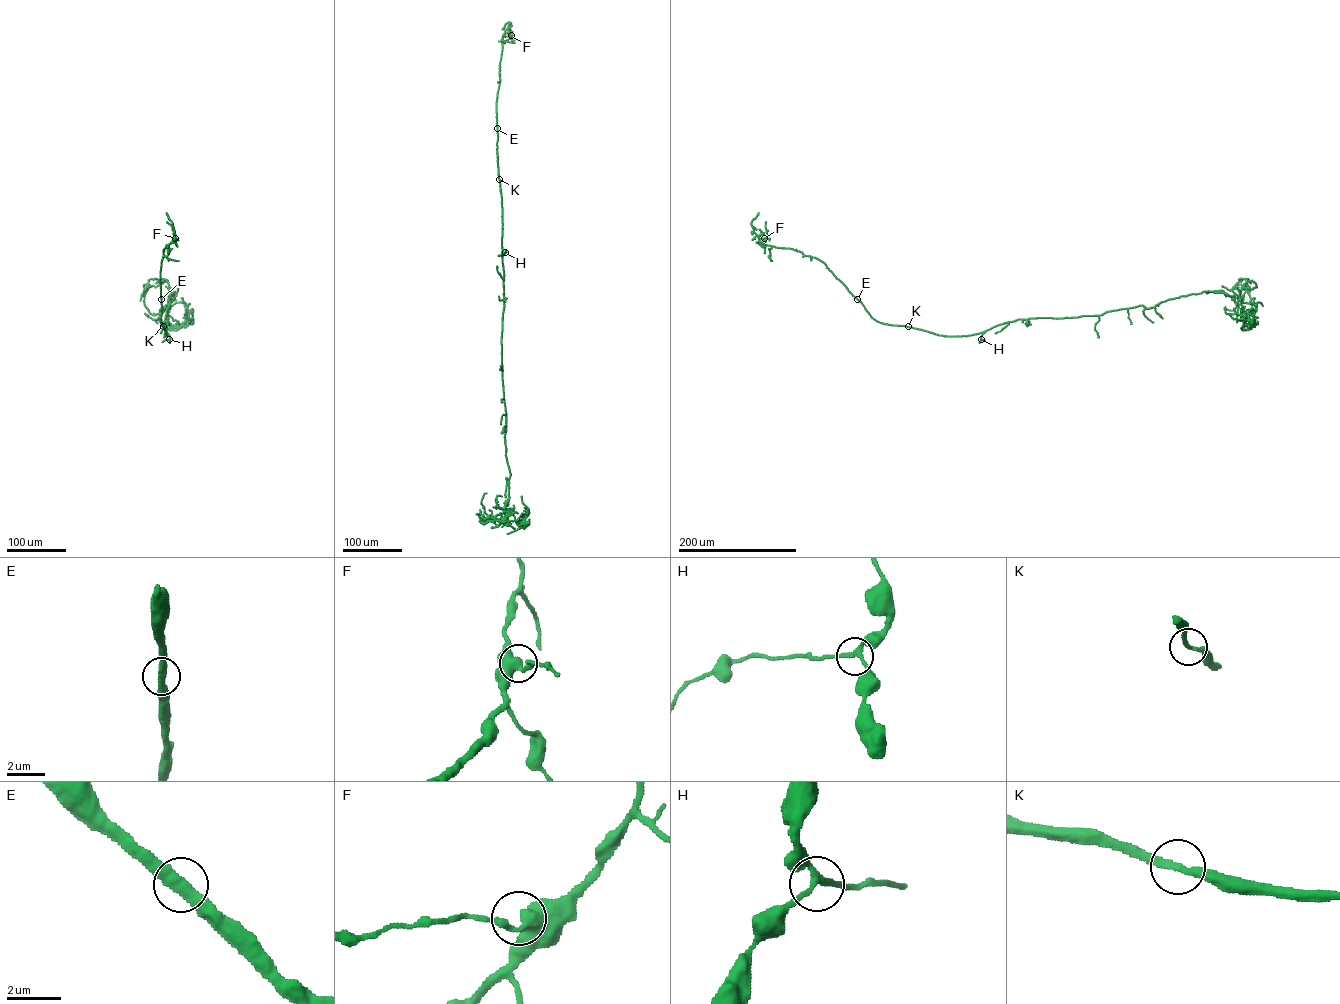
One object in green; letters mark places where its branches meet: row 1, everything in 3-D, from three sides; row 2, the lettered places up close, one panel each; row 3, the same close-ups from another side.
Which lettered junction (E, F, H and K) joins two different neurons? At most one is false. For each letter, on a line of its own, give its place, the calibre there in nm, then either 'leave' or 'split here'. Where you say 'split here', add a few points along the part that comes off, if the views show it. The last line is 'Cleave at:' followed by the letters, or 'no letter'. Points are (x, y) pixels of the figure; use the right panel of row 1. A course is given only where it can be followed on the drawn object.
E: (857, 299) | 440 nm | leave
F: (764, 238) | 440 nm | leave
H: (981, 339) | 190 nm | leave
K: (908, 326) | 240 nm | leave
Cleave at: no letter

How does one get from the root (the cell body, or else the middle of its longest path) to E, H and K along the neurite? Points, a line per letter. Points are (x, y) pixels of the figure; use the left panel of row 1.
E: (190, 322), (179, 324), (167, 314), (173, 291), (165, 317), (168, 318), (166, 336), (161, 322), (161, 299)
H: (190, 322), (179, 324), (167, 314), (173, 291), (165, 317), (168, 318), (166, 331), (169, 339)
K: (190, 322), (179, 324), (167, 314), (173, 291), (165, 317), (168, 318), (166, 336), (163, 326)

